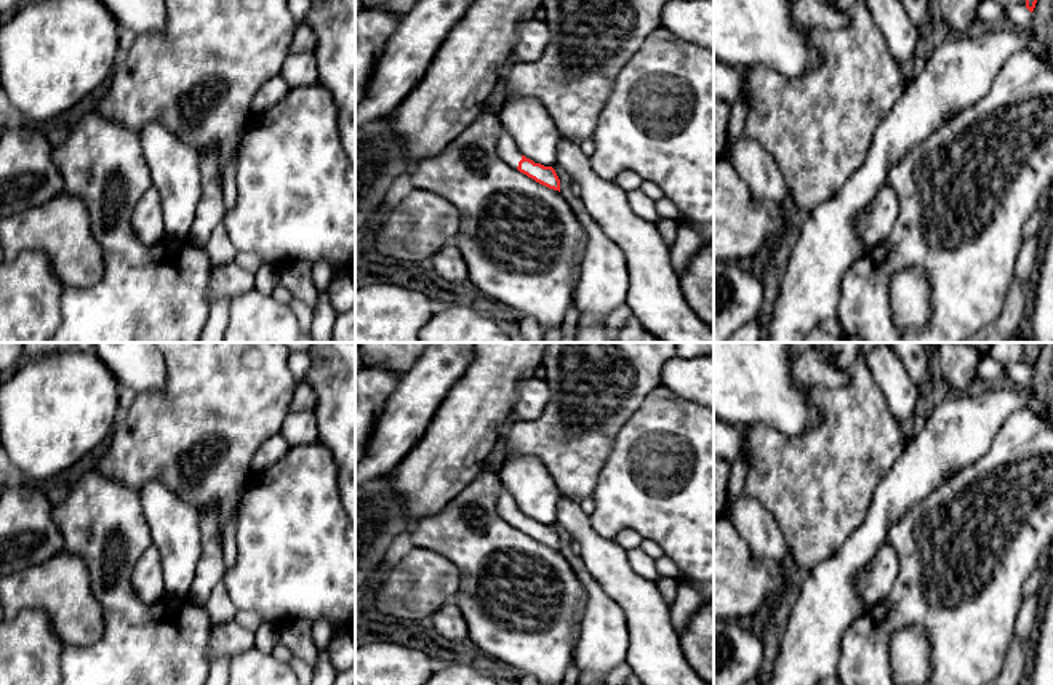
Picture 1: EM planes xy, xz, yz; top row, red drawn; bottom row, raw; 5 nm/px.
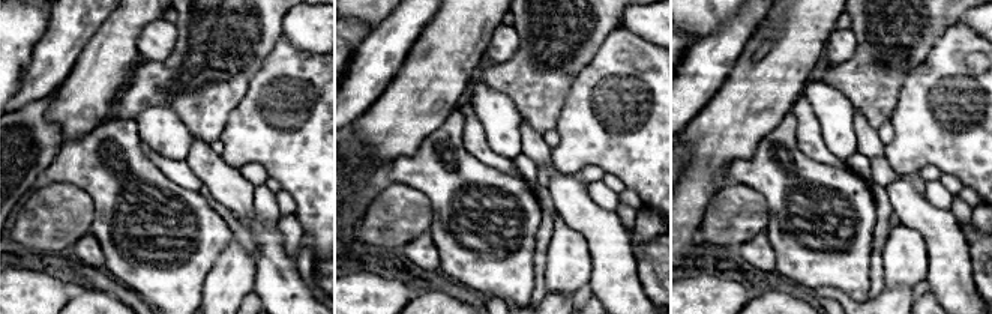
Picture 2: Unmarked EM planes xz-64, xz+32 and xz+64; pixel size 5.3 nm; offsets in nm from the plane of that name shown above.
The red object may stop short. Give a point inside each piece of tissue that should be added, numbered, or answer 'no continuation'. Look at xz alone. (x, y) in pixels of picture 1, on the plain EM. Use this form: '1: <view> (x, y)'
1: xz (506, 506)

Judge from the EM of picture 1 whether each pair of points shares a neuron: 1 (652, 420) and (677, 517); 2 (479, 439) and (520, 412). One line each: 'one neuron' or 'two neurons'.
1: one neuron
2: two neurons

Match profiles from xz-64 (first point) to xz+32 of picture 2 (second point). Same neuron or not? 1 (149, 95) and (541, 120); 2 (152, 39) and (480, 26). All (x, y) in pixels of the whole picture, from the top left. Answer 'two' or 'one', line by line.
1: one
2: two

